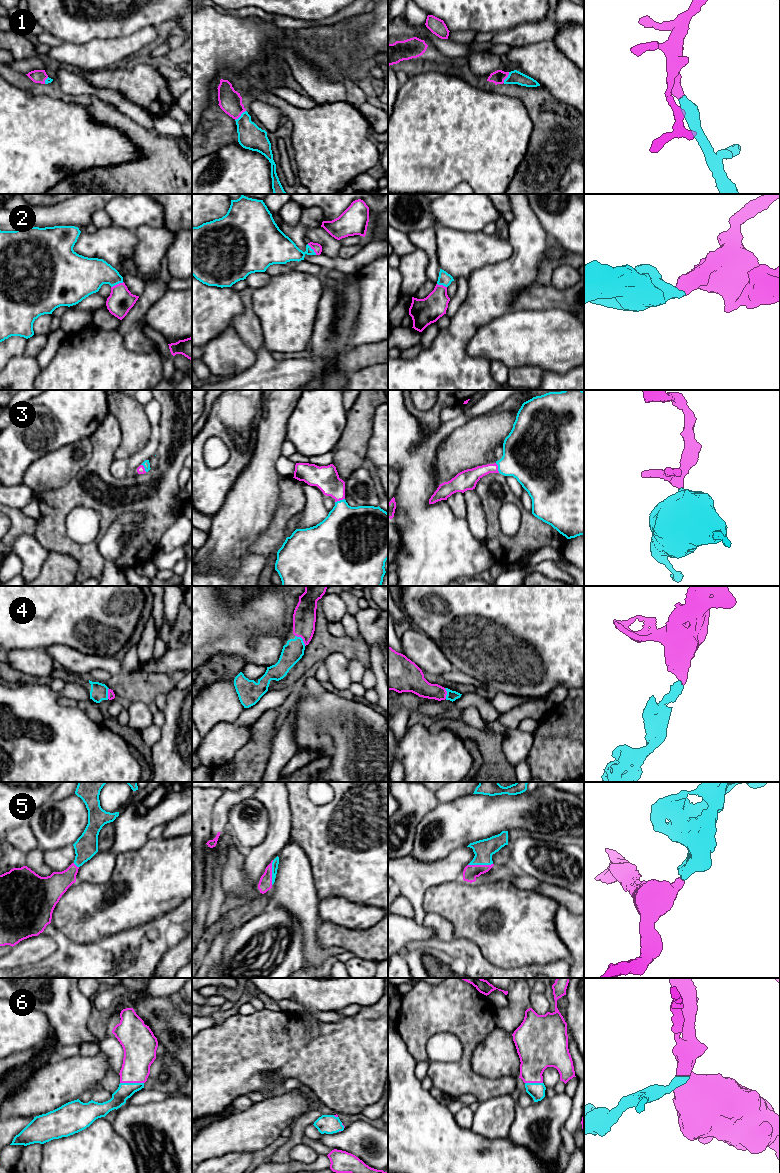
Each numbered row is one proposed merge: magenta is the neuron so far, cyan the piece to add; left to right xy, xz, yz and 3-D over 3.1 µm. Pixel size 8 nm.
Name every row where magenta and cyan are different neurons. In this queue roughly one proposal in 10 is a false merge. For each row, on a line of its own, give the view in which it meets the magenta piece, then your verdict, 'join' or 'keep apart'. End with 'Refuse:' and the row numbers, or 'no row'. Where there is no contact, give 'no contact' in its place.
1: meets magenta in xz; join
2: meets magenta in xy; join
3: meets magenta in xz; join
4: meets magenta in xz; join
5: meets magenta in xz; join
6: meets magenta in xy; join
Refuse: no row

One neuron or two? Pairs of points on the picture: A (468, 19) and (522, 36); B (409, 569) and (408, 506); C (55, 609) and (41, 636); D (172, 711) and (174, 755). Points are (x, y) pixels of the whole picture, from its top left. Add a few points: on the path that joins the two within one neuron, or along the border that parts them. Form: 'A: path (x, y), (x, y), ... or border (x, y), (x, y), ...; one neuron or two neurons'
A: border (527, 22), (522, 22), (512, 28), (498, 32); two neurons
B: path (412, 553), (412, 522); one neuron
C: path (48, 616), (41, 623), (41, 629); one neuron
D: path (174, 722), (174, 744); one neuron

